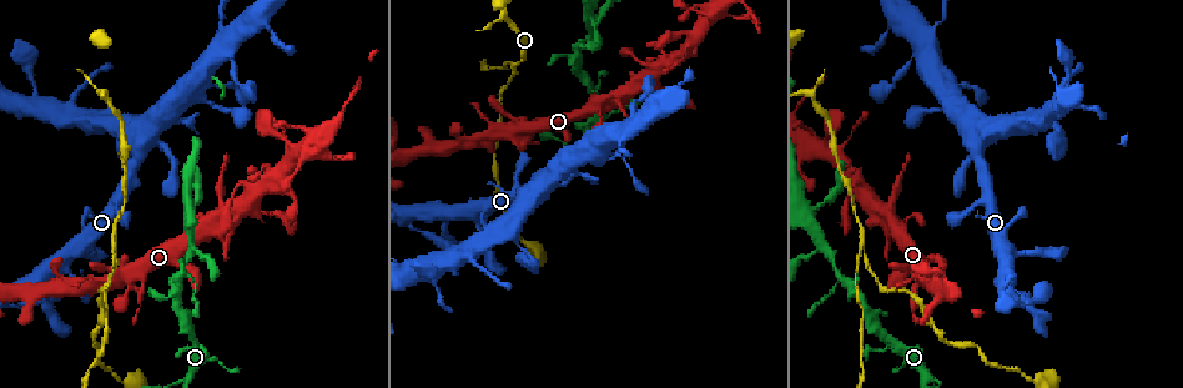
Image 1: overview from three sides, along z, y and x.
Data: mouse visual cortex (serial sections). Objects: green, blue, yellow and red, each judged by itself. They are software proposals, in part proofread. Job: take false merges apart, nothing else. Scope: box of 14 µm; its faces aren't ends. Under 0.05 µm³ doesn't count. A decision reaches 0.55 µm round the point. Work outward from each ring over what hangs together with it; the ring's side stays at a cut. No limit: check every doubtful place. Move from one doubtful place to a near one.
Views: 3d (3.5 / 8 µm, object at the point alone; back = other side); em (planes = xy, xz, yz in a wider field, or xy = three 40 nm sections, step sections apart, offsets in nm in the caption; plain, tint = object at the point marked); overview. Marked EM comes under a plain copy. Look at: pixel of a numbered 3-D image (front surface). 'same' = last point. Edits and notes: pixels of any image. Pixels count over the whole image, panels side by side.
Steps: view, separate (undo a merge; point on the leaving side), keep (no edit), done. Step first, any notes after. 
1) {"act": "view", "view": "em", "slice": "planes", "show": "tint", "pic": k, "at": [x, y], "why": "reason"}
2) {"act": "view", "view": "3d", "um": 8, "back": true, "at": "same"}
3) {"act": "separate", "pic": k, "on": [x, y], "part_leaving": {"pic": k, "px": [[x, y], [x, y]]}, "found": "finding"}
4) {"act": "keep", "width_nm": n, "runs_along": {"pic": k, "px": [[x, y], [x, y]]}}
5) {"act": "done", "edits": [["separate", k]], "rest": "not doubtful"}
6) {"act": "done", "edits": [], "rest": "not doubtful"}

{"act": "view", "view": "3d", "um": 3.5, "pic": 1, "at": [828, 249], "why": "side arm on a straight run"}

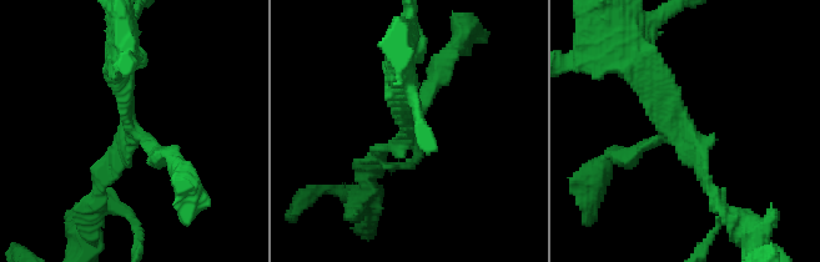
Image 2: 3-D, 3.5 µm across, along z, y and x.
{"act": "view", "view": "em", "slice": "xy", "step": 3, "show": "tint", "pic": 2, "at": [405, 133], "arms": 3, "arm_widths_nm": [150, 200, 300]}

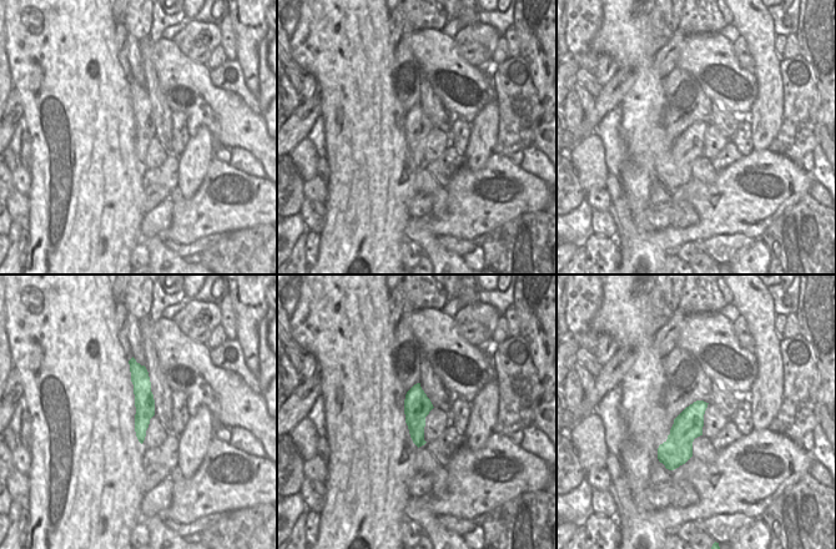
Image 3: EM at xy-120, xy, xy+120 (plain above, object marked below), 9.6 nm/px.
{"act": "keep", "runs_along": {"pic": 3, "px": [[132, 362], [142, 387], [141, 437]]}, "found": "continuous, no second cell"}

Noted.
{"act": "view", "view": "3d", "um": 3.5, "back": true, "pic": 1, "at": [593, 11], "why": "calibre changes"}

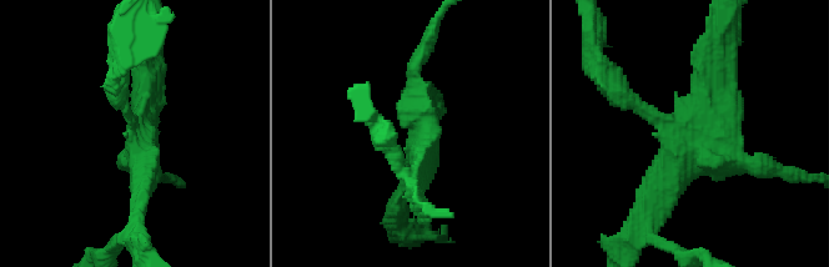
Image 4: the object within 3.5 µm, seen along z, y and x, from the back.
{"act": "view", "view": "em", "slice": "xy", "step": 5, "show": "tint", "pic": 4, "at": [142, 145]}

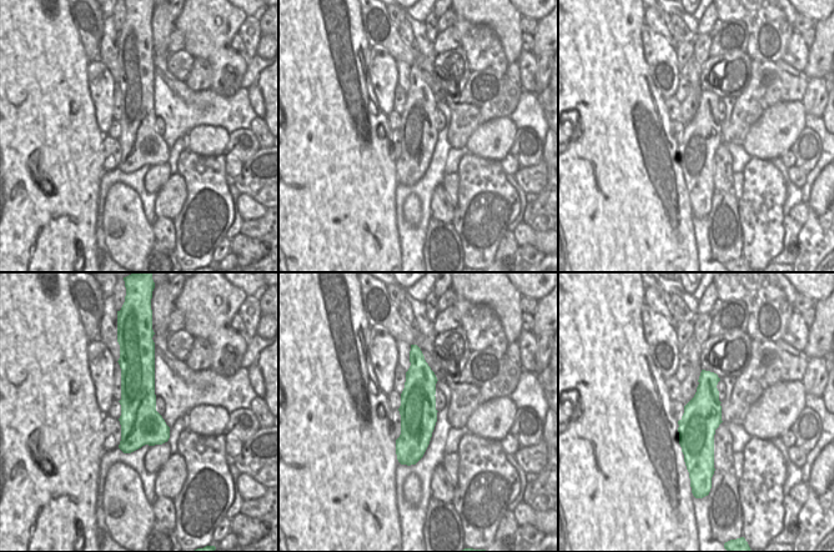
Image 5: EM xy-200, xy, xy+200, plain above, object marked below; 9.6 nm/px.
{"act": "keep", "runs_along": {"pic": 4, "px": [[643, 215], [711, 119], [717, 65]]}, "found": "continuous, no second cell"}

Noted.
{"act": "view", "view": "3d", "um": 8, "pic": 1, "at": [113, 244], "why": "two arms at a narrow angle"}

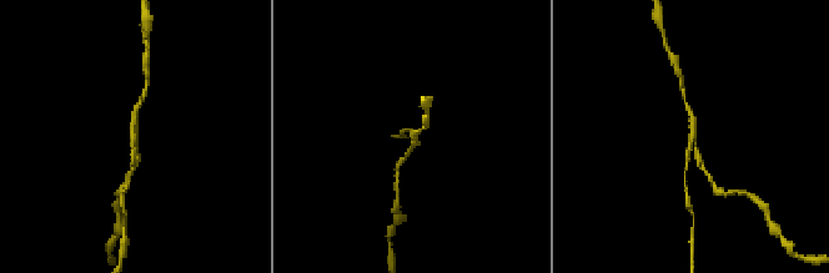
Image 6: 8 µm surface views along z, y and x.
{"act": "view", "view": "3d", "um": 3.5, "pic": 6, "at": [694, 133], "why": "zoom in"}

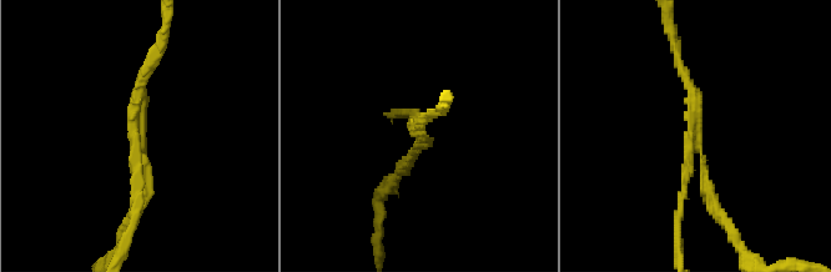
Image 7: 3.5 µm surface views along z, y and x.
{"act": "view", "view": "em", "slice": "xy", "step": 3, "show": "tint", "pic": 7, "at": [139, 134], "why": "shape alone is not enough"}

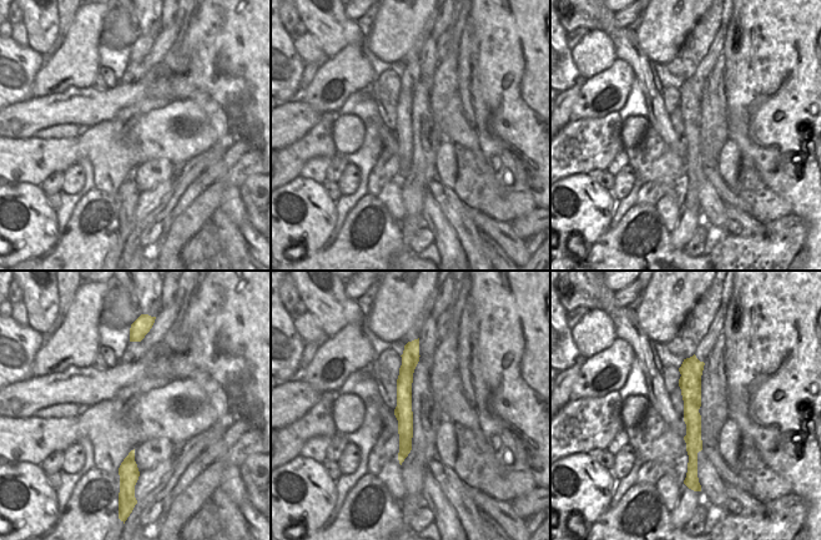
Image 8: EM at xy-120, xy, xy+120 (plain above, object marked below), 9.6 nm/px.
{"act": "separate", "pic": 7, "on": [683, 195], "arms": 3, "arm_widths_nm": [100, 150, 150], "part_leaving": {"pic": 7, "px": [[688, 147], [679, 255]]}, "found": "a second cell is stuck on"}

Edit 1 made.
{"act": "done", "edits": [["separate", 7]], "rest": "not doubtful"}

